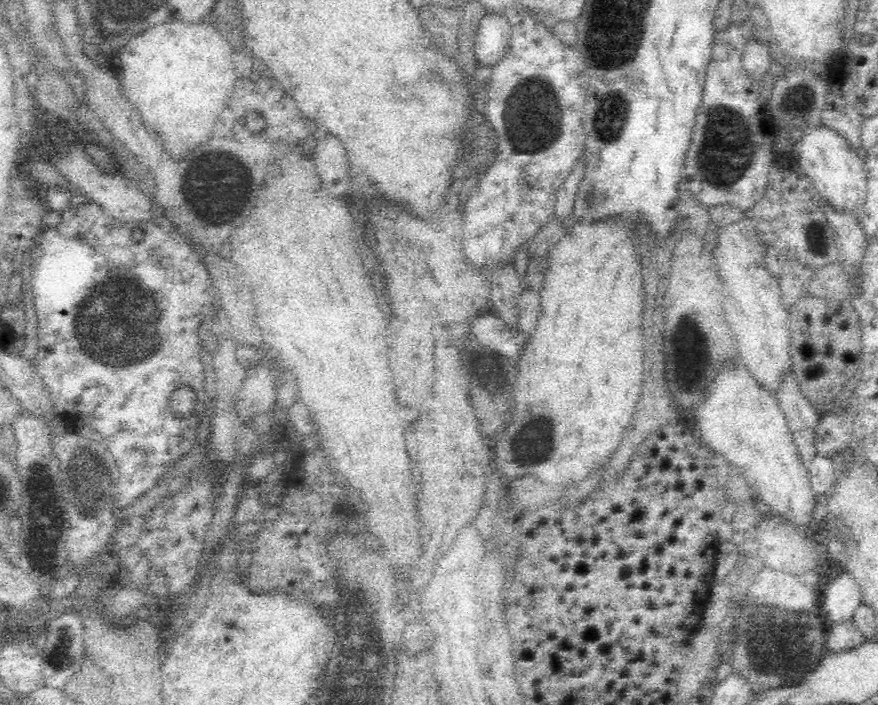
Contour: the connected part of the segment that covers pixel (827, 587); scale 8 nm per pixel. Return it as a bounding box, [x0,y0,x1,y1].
[820,569,861,629]

